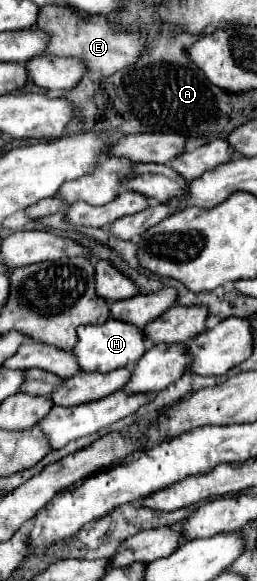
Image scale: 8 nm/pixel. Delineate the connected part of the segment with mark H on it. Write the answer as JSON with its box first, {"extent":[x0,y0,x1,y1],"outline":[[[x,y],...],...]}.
{"extent":[74,318,146,372],"outline":[[[110,318],[100,326],[80,326],[74,354],[84,372],[112,372],[116,368],[132,368],[146,352],[146,334],[134,324]]]}

